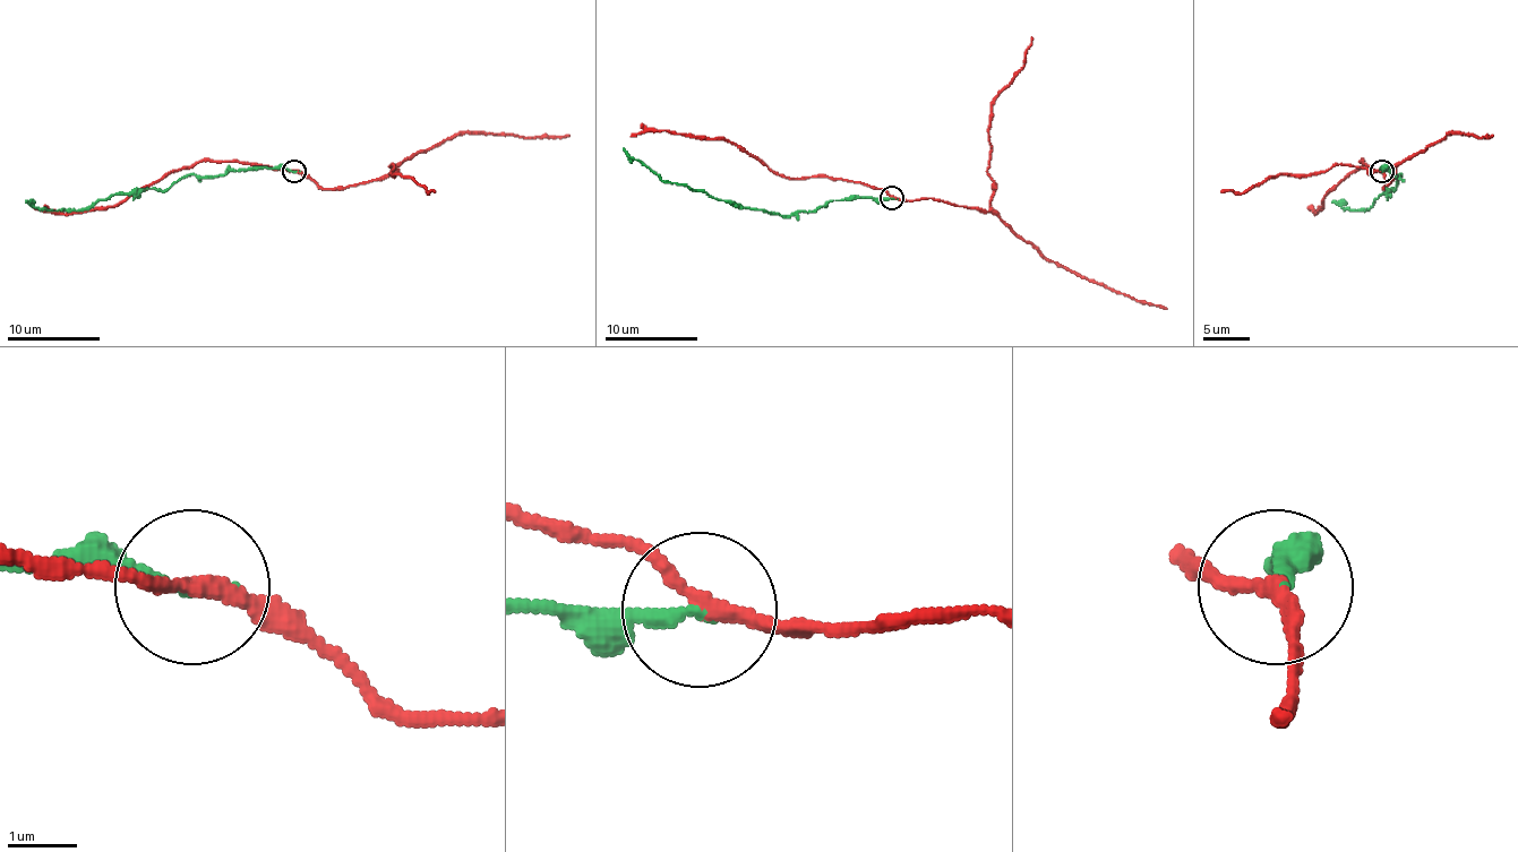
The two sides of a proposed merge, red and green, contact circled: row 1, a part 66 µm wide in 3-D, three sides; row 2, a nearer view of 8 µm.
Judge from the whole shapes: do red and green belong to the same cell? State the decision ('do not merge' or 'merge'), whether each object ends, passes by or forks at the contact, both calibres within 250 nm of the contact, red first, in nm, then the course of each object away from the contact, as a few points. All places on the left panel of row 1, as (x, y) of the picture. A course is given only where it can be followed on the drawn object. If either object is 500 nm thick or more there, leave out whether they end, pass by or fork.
do not merge; red passes by; green ends there; 220 nm thick on the red side, 190 nm on the other; red runs (294, 171), (308, 174), (323, 188), (341, 188), (380, 181), (400, 164), (455, 135), (569, 135); green runs (294, 171), (248, 166), (217, 177), (187, 174), (164, 190), (114, 192), (85, 208), (35, 208), (26, 201)

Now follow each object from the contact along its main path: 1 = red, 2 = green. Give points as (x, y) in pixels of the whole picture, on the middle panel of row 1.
1: (892, 198), (938, 198), (997, 215), (1053, 261), (1116, 292), (1167, 308)
2: (892, 198), (829, 200), (815, 209), (771, 215), (738, 207), (683, 184), (663, 182), (624, 147)

